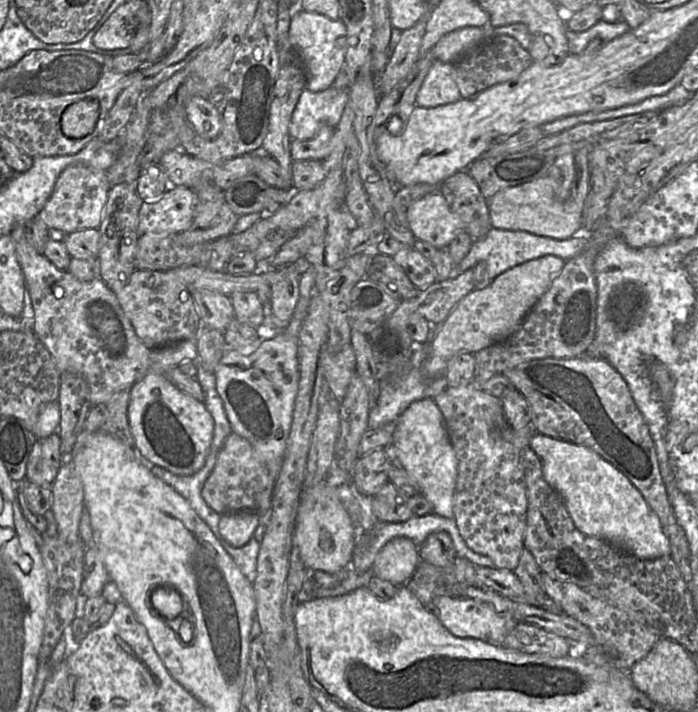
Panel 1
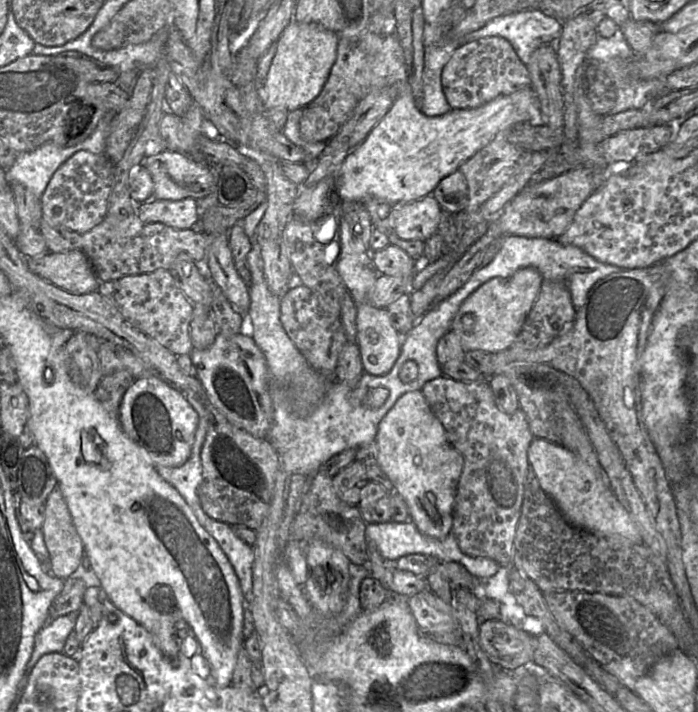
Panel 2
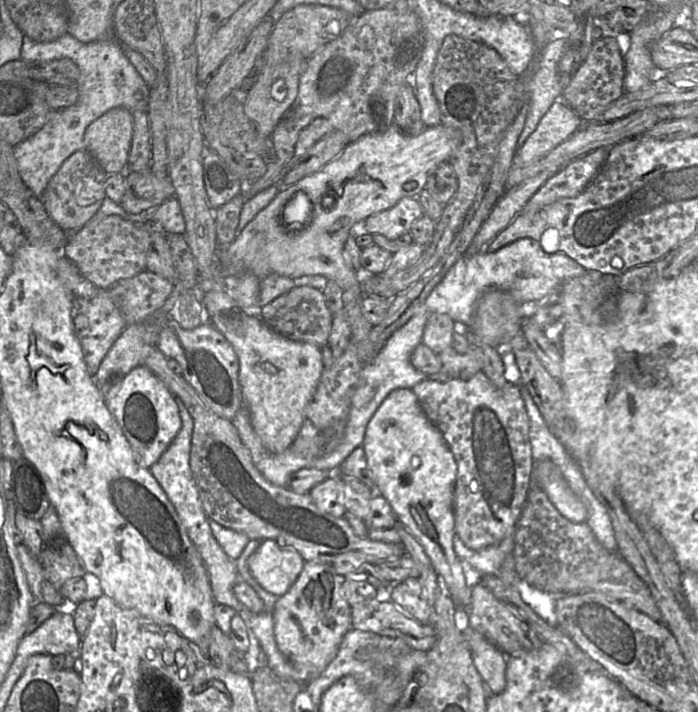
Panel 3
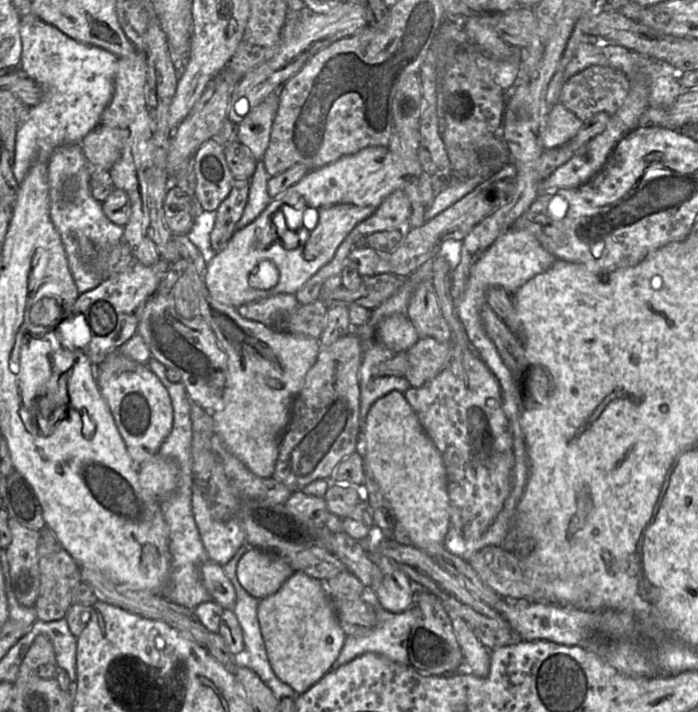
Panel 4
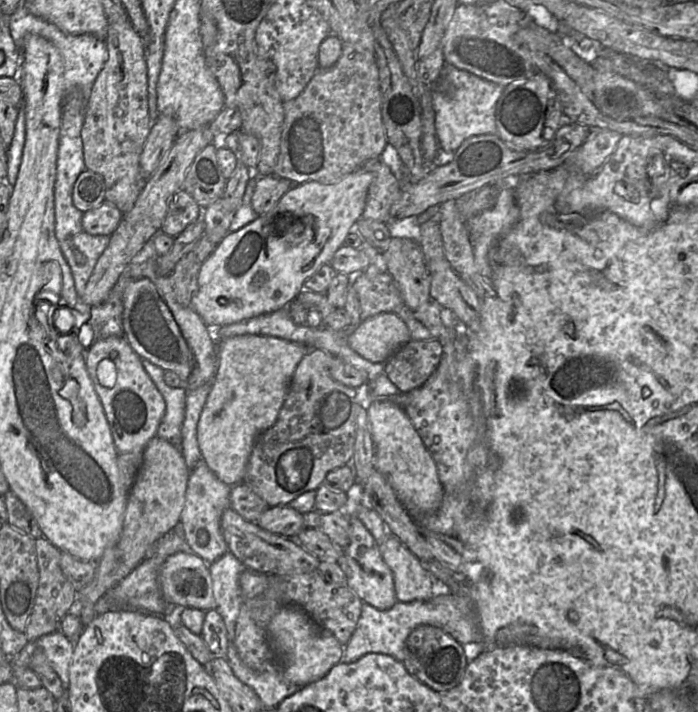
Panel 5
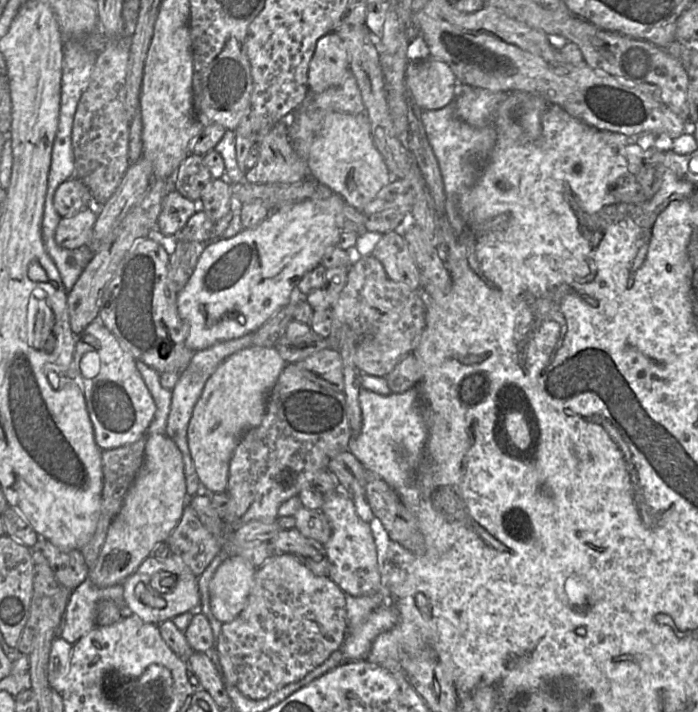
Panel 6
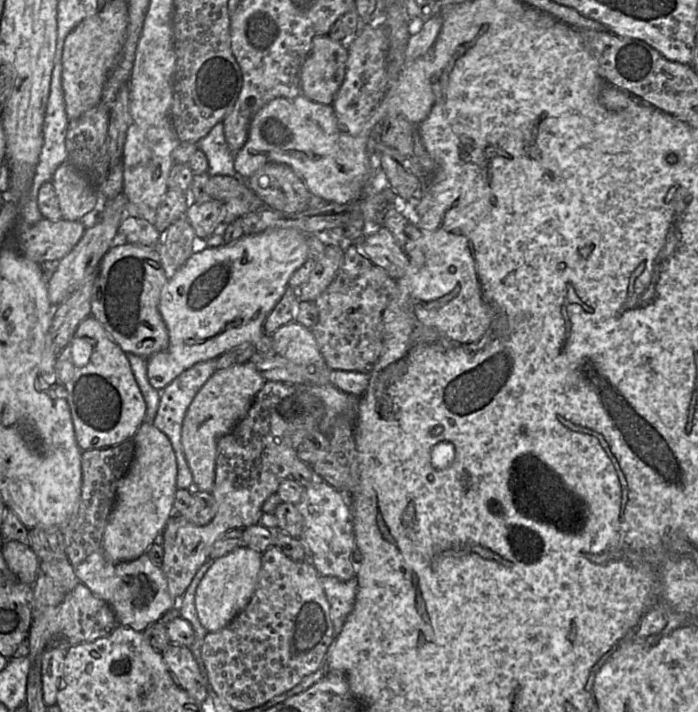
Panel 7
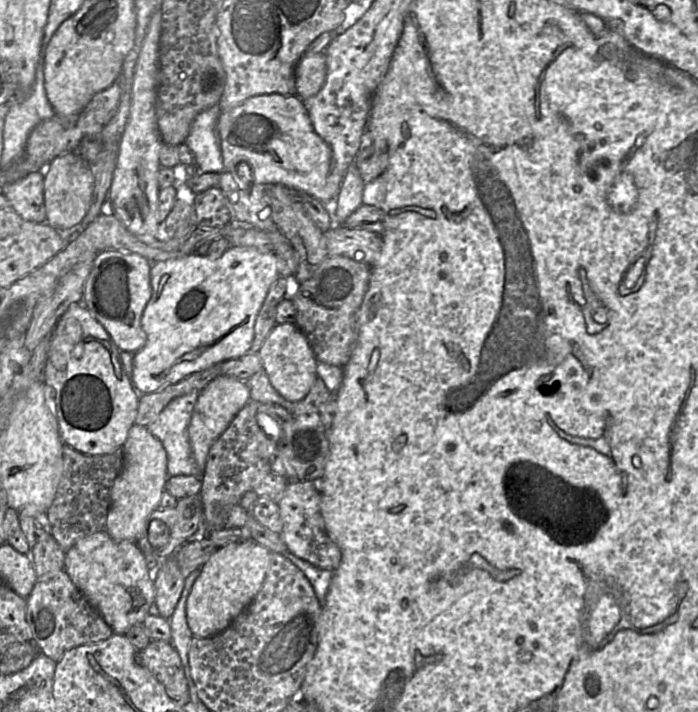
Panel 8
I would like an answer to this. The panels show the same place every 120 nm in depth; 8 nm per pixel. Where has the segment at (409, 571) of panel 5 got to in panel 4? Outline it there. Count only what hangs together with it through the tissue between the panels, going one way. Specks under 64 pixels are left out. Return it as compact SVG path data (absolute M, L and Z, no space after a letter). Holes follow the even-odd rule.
M443 602L442 604L451 621L456 639L464 653L464 665L462 666L462 672L459 673L471 673L477 677L487 676L490 670L490 651L476 638L469 625L458 615L453 607L447 607Z

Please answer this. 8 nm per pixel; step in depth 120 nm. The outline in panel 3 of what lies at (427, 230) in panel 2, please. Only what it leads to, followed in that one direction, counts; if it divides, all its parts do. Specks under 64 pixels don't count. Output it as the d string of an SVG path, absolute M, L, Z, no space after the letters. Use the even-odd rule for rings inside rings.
M416 197L400 199L393 207L385 209L365 219L352 228L351 235L383 234L388 238L398 238L410 233L414 221L425 212Z

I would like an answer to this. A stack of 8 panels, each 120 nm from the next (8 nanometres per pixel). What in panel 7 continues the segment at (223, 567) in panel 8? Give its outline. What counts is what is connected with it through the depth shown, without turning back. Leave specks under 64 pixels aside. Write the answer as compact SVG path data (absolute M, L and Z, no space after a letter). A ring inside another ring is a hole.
M240 546L216 559L199 583L195 593L195 607L201 625L209 632L226 627L250 602L261 569L262 553Z

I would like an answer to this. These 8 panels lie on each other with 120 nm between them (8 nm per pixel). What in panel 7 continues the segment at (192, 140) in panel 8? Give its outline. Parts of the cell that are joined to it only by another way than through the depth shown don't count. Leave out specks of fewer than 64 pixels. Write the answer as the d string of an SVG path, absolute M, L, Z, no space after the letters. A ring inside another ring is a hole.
M218 122L210 132L197 142L198 148L208 159L207 173L212 175L227 175L235 177L234 155L225 138L224 124Z

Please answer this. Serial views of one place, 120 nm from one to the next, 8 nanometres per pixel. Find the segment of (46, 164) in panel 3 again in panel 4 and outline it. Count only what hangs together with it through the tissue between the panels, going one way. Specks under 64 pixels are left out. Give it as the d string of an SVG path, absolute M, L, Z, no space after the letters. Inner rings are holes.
M34 15L20 18L22 42L20 69L41 88L42 97L32 106L16 132L13 173L20 184L41 151L52 152L62 145L81 142L99 122L114 92L119 57L74 40Z

